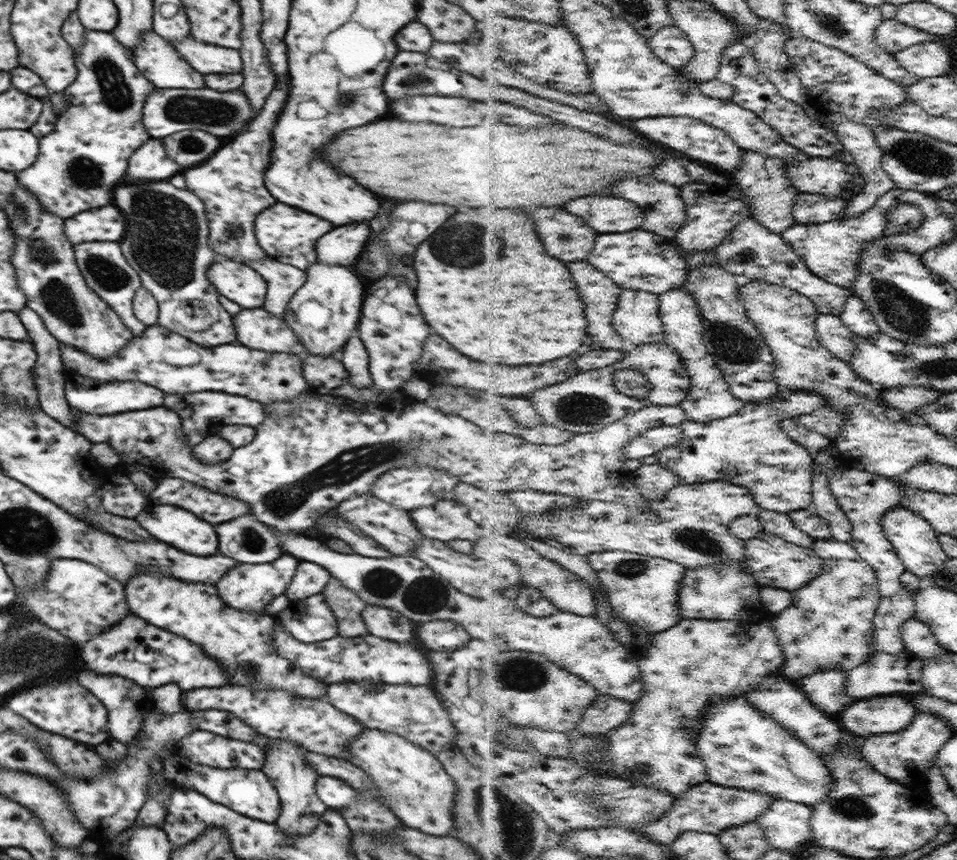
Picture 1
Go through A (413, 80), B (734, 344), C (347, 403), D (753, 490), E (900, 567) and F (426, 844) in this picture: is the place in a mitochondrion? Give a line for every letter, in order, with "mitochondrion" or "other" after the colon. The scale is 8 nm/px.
A: mitochondrion
B: mitochondrion
C: other
D: other
E: other
F: other

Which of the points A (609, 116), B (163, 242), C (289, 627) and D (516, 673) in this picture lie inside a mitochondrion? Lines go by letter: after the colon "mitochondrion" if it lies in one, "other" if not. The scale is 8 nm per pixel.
A: other
B: mitochondrion
C: other
D: mitochondrion

